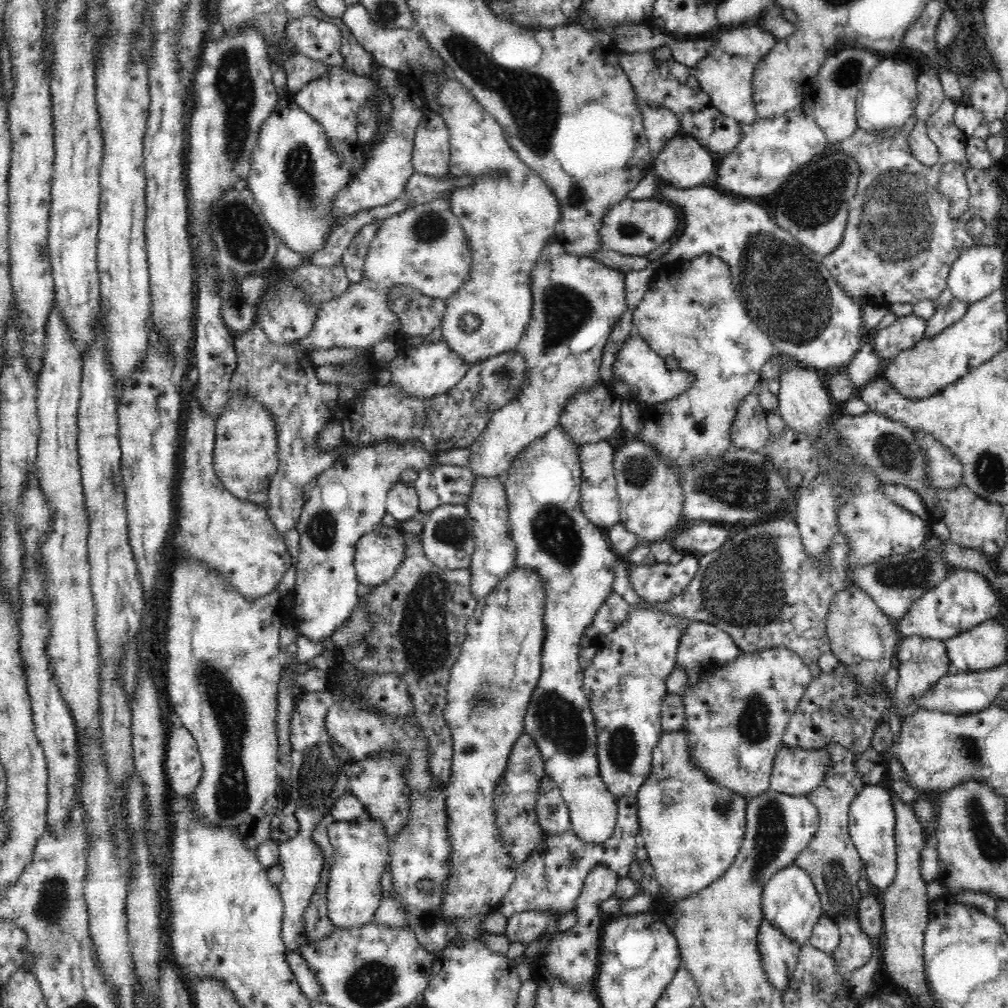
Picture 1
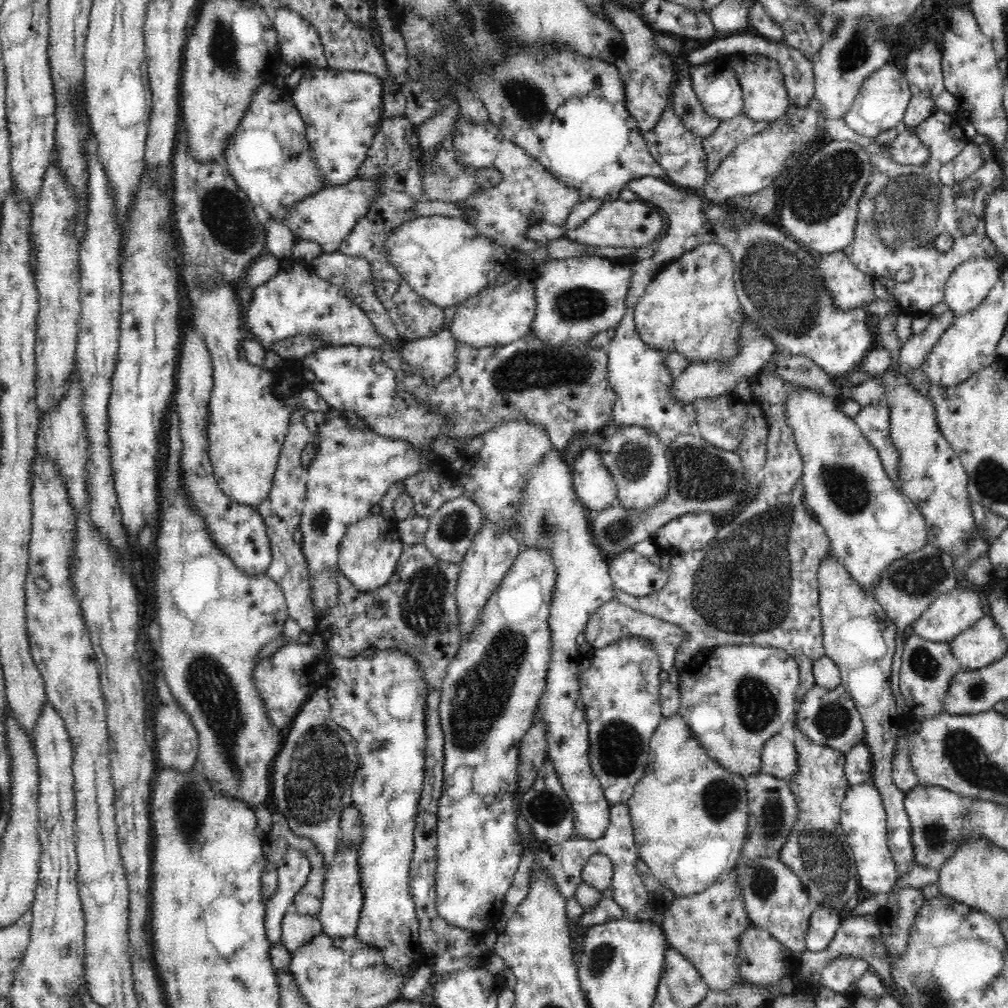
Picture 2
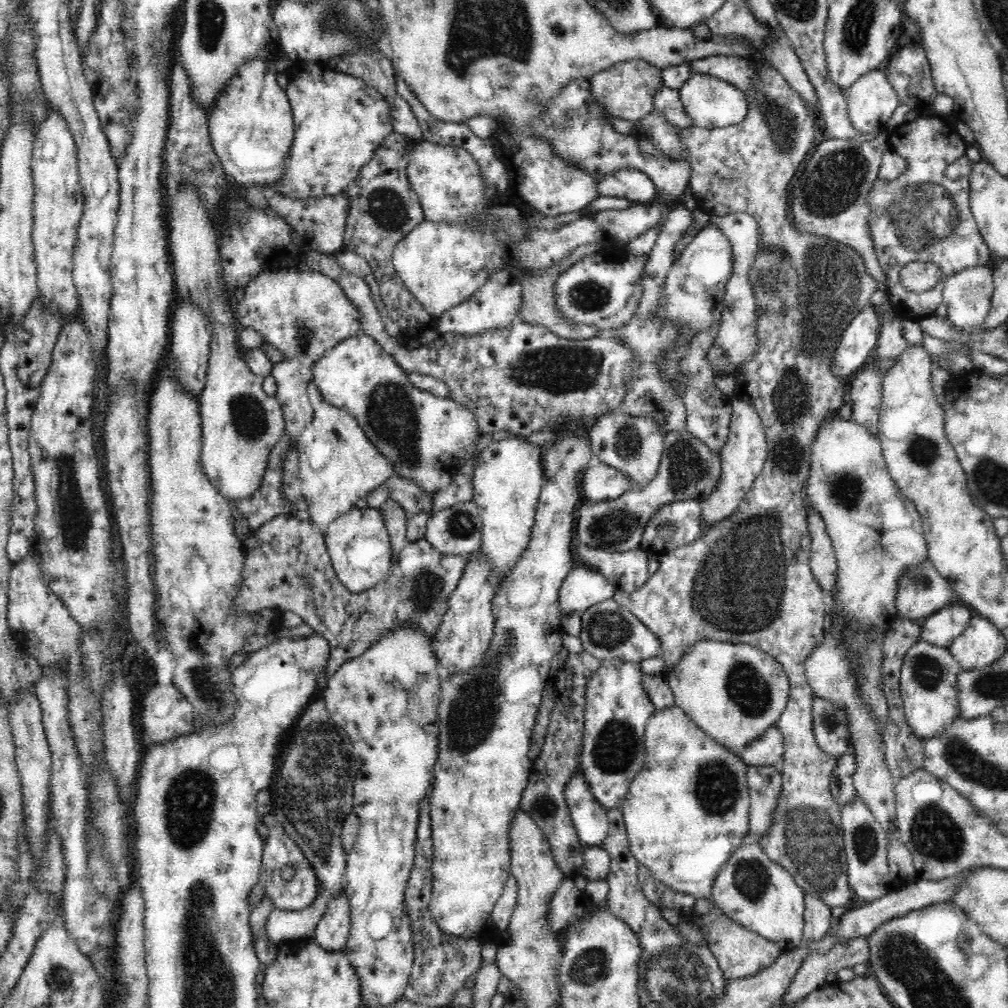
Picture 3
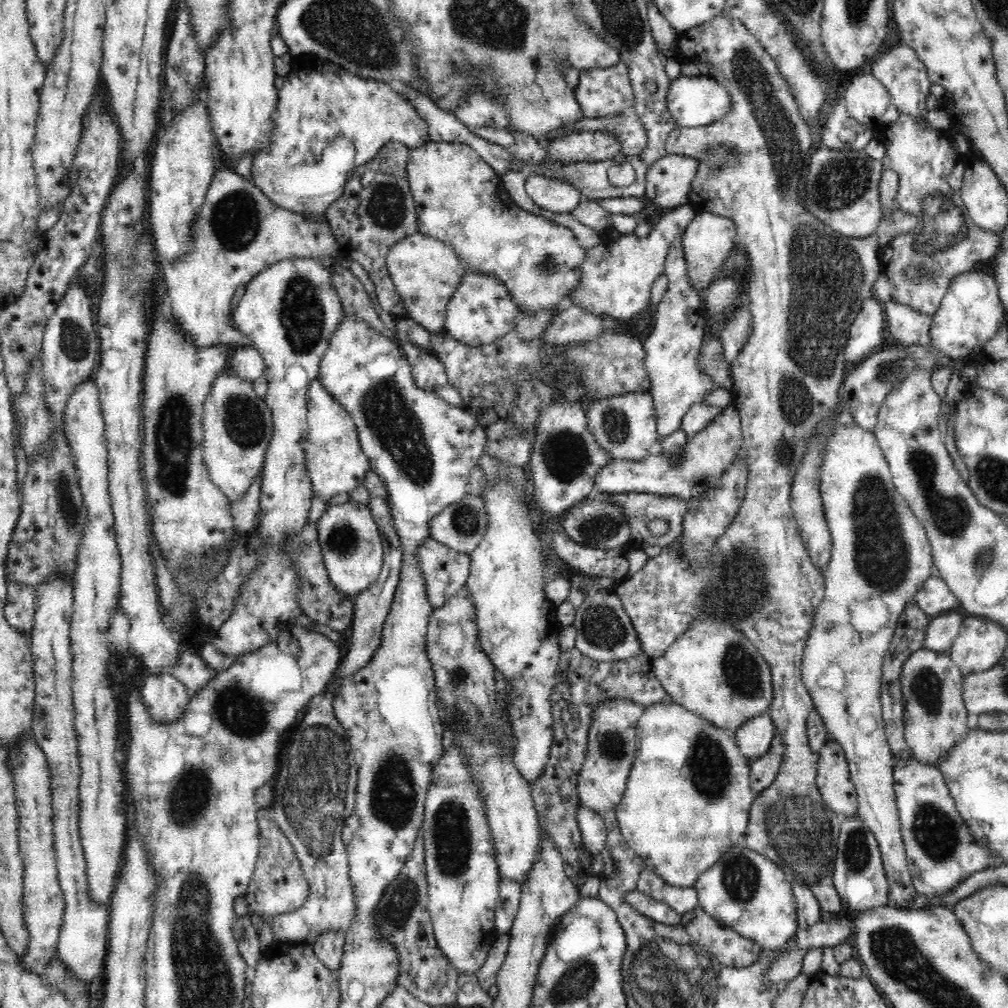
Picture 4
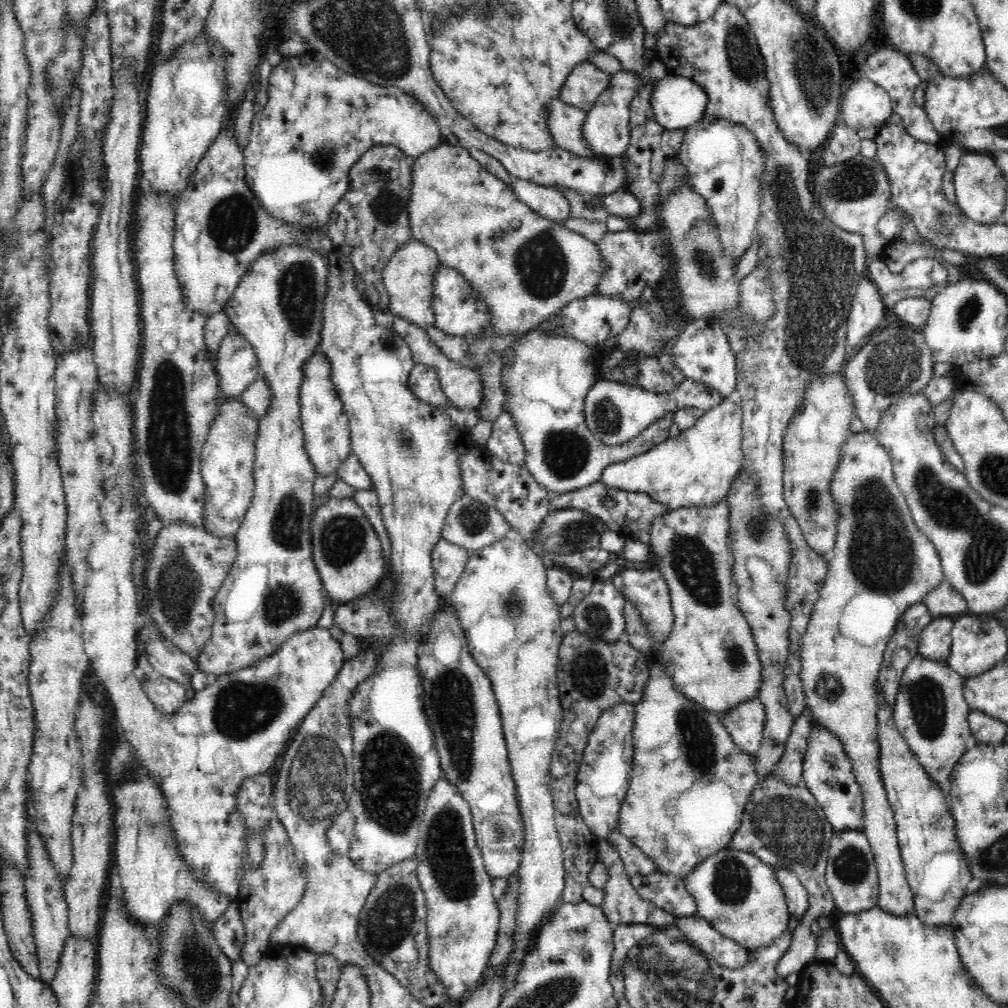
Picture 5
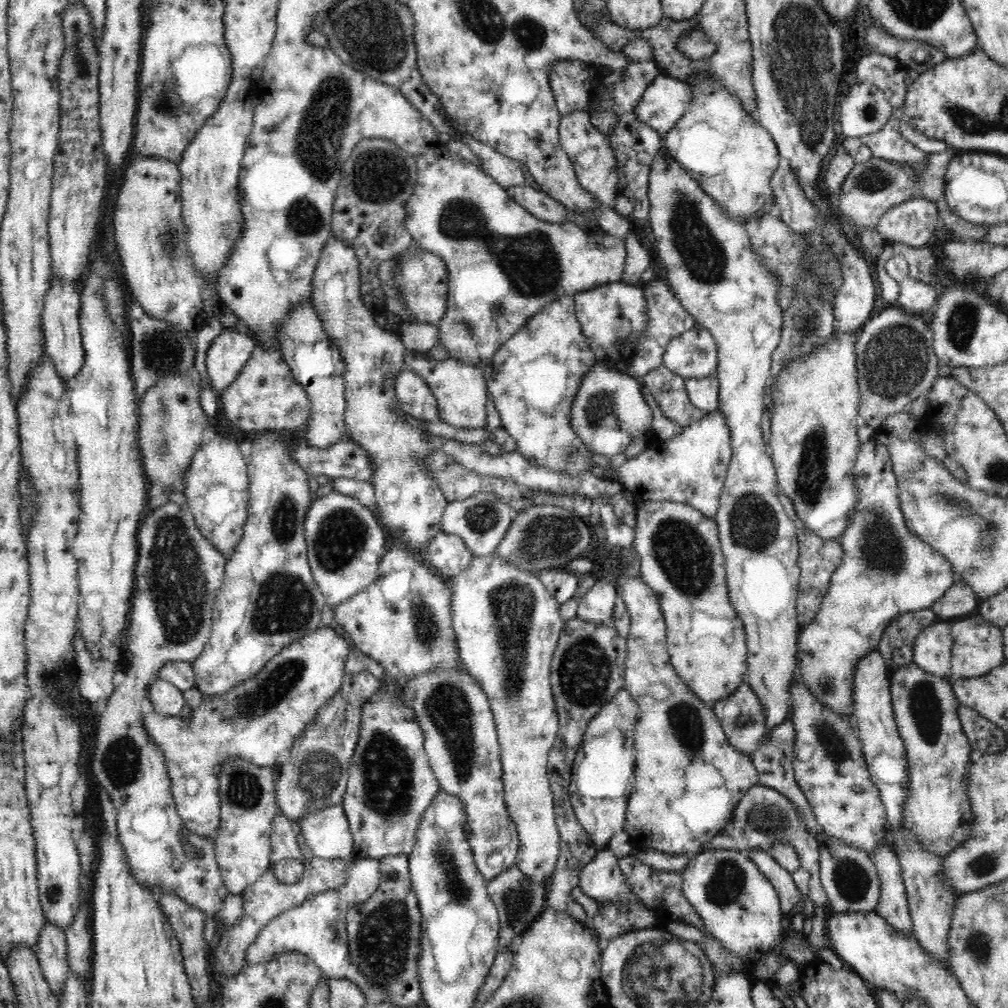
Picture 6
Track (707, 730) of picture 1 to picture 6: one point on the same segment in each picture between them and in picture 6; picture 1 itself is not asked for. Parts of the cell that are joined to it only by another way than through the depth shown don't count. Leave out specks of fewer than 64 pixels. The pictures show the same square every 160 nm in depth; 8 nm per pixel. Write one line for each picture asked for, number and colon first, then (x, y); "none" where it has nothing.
2: (734, 698)
3: (734, 691)
4: (711, 669)
5: (710, 655)
6: (681, 560)

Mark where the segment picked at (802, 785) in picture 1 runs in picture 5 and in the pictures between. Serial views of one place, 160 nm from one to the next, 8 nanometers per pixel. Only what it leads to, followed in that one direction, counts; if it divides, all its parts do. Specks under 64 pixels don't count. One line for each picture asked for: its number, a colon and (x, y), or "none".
2: (779, 757)
3: (767, 750)
4: (754, 738)
5: (747, 731)

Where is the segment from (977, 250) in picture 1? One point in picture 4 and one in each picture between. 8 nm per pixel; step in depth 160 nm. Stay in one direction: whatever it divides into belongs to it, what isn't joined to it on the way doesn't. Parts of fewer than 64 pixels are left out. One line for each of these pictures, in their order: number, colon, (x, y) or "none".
2: (968, 286)
3: (967, 294)
4: (970, 313)

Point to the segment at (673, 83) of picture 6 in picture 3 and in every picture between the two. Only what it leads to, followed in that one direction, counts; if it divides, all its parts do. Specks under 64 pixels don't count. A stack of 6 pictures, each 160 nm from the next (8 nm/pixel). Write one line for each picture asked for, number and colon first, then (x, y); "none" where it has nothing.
3: (712, 103)
4: (693, 101)
5: (677, 103)

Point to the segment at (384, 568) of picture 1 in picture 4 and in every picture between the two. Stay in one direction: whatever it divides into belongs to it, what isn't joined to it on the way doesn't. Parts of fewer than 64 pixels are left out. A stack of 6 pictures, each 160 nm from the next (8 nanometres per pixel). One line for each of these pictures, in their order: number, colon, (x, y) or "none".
2: (368, 554)
3: (358, 543)
4: (350, 541)

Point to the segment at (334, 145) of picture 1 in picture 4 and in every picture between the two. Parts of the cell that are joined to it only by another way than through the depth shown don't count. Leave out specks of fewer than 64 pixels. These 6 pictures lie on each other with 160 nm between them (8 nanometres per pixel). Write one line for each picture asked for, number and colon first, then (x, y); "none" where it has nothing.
2: (342, 110)
3: (340, 121)
4: (317, 104)

